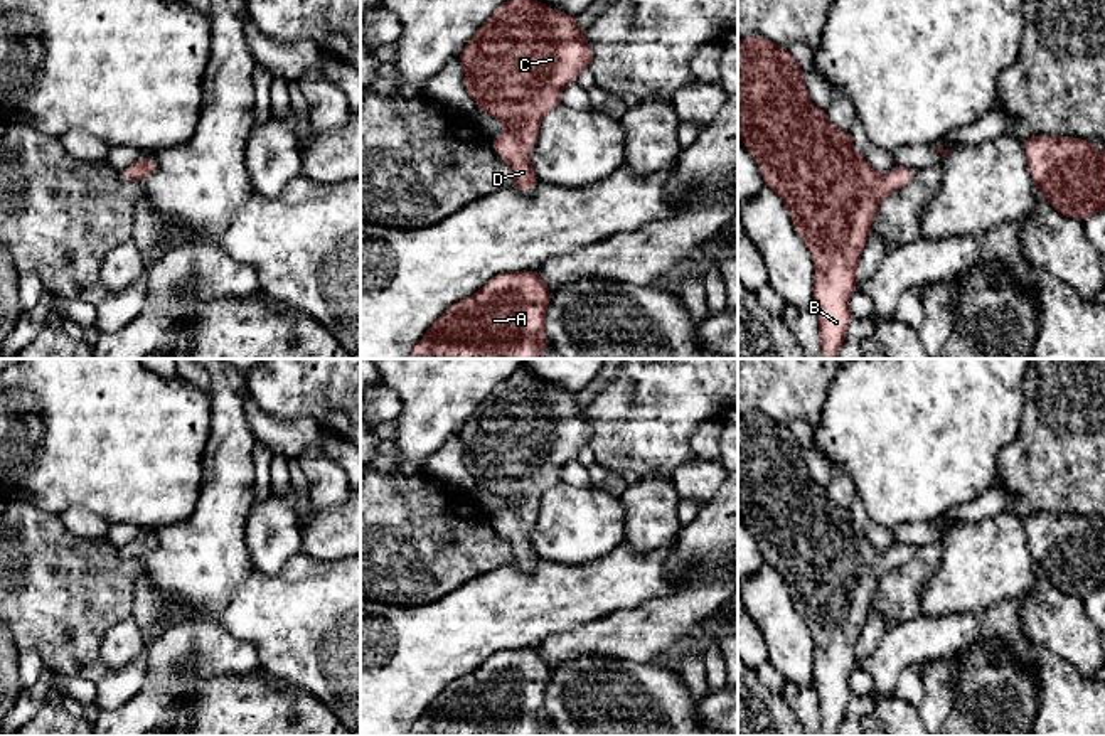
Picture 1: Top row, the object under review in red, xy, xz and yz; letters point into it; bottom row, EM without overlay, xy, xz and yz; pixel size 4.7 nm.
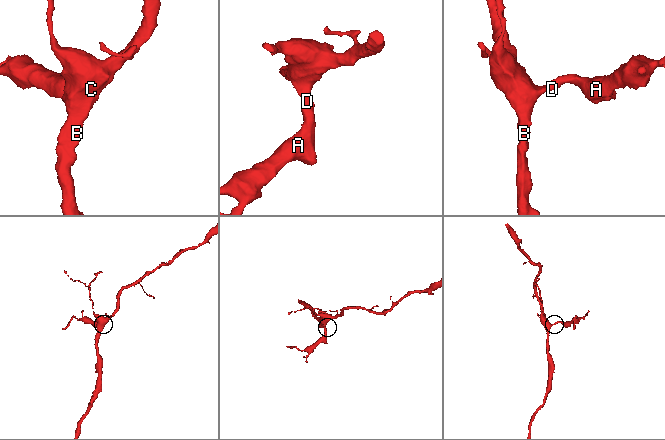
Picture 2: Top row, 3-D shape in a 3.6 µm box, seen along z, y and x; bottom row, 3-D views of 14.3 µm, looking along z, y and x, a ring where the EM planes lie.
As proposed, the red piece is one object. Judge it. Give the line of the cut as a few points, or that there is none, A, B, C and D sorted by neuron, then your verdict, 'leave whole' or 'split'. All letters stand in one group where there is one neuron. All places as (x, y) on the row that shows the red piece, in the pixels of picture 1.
cut none; groups A B C D; leave whole

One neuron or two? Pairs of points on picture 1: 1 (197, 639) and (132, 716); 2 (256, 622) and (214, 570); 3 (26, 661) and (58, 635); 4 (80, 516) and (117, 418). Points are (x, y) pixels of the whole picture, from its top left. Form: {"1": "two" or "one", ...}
{"1": "one", "2": "two", "3": "two", "4": "two"}

